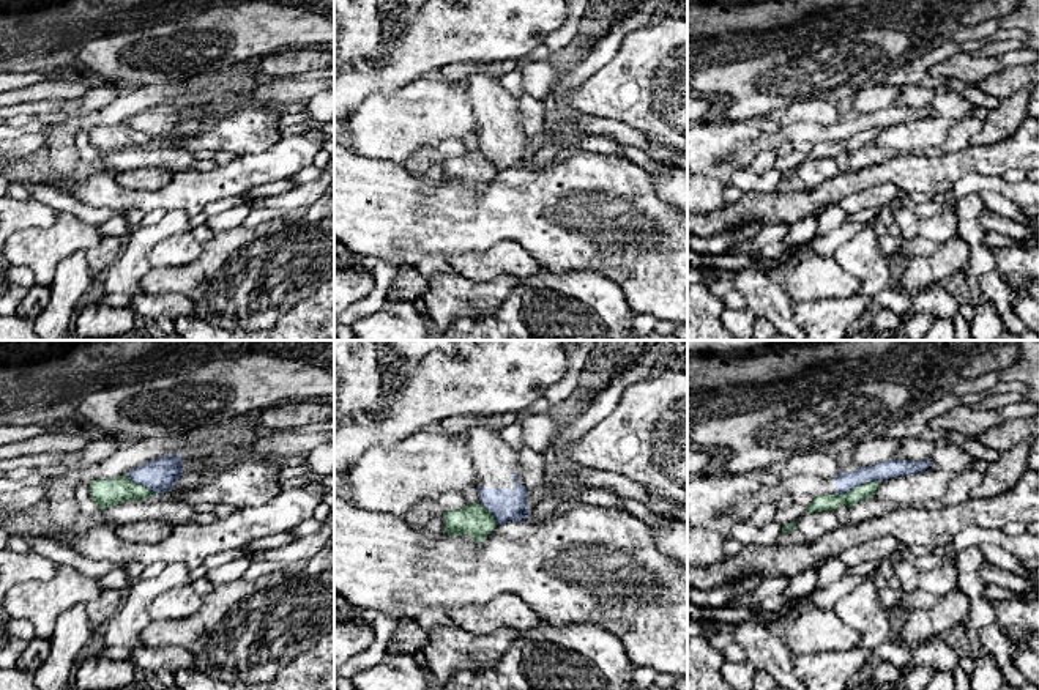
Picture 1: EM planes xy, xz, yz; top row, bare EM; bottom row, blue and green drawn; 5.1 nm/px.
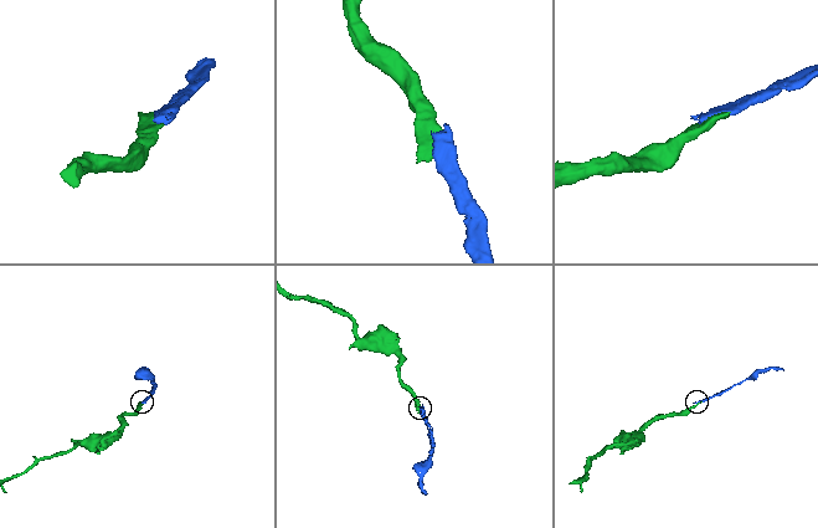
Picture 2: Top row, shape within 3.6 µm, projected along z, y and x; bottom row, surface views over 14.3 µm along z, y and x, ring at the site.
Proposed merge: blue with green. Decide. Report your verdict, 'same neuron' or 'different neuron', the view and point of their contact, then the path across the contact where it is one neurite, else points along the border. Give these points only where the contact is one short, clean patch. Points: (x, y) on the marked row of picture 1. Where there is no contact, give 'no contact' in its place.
different neuron; meets blue in yz at (856, 485); border along yz (878, 481), (866, 481), (836, 495)

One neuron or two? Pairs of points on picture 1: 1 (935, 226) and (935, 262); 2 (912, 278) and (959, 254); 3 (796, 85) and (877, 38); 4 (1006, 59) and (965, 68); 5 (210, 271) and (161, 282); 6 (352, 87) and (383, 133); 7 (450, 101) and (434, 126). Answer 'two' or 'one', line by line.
1: two
2: one
3: one
4: one
5: one
6: two
7: one

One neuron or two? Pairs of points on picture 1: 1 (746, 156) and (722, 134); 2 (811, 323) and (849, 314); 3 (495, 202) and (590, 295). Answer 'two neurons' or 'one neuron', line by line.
1: two neurons
2: one neuron
3: two neurons

